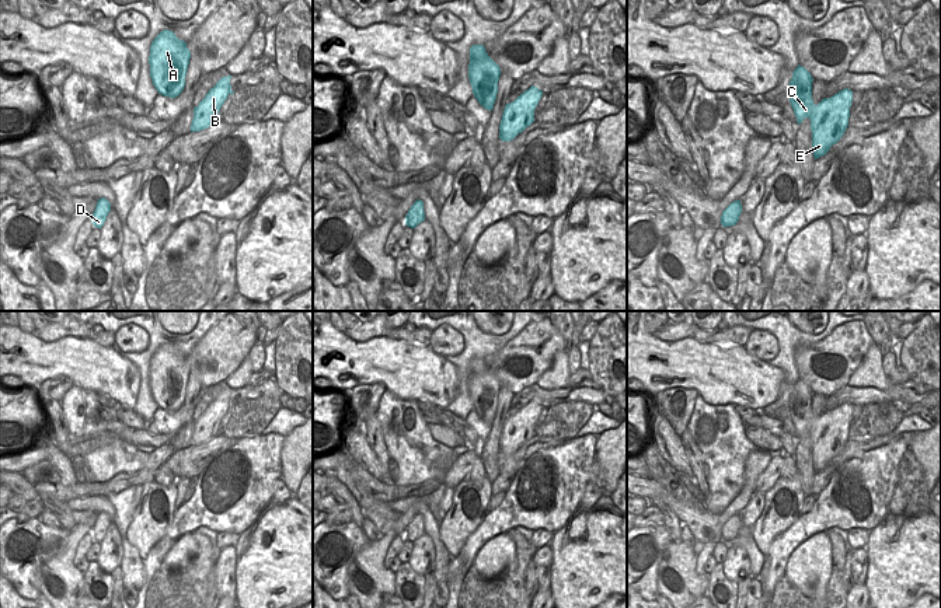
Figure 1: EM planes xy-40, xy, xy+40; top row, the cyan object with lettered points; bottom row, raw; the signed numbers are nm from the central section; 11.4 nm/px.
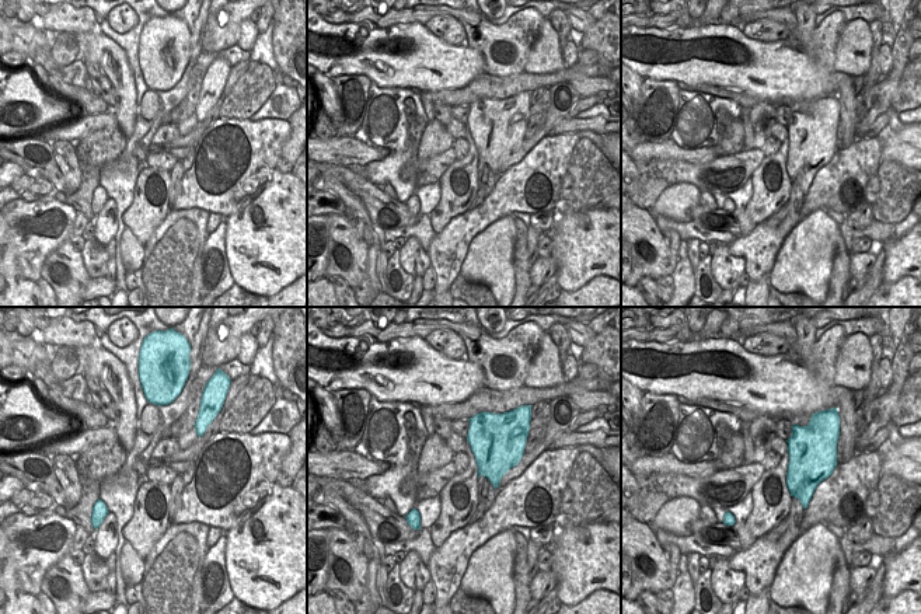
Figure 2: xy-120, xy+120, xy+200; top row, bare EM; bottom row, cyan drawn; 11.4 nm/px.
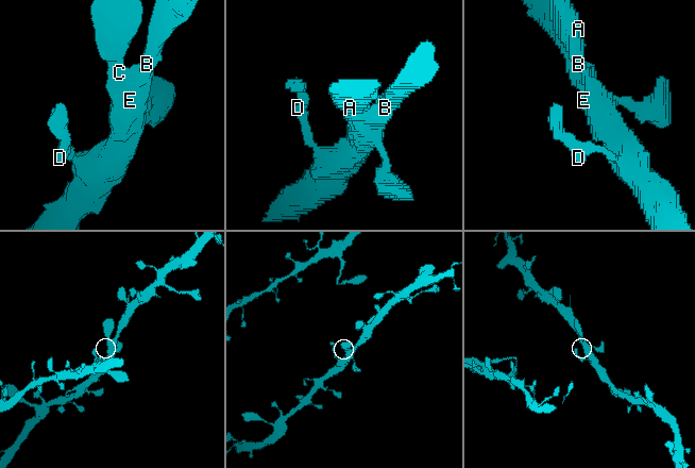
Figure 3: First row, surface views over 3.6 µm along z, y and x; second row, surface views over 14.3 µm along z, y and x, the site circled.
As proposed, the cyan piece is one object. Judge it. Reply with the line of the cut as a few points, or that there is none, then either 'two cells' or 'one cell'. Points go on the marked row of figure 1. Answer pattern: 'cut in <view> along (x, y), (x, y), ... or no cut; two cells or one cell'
no cut; one cell

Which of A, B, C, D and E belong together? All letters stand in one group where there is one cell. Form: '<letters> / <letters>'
A B C D E

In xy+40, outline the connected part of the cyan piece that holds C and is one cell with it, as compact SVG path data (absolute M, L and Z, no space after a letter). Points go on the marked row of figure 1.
M798 64L790 81L788 95L790 95L790 102L794 109L798 125L802 123L805 118L811 120L812 151L816 160L825 156L830 150L830 147L836 144L844 134L848 126L850 106L853 102L853 91L848 88L844 88L830 98L823 98L818 105L815 105L812 99L812 81L813 78L811 73L805 67Z

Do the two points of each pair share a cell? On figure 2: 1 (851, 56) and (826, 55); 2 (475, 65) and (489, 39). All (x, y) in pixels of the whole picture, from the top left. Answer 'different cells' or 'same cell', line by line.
1: different cells
2: different cells

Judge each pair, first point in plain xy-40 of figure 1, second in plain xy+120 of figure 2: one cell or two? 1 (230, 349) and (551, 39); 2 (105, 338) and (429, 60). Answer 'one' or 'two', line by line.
1: two
2: two

